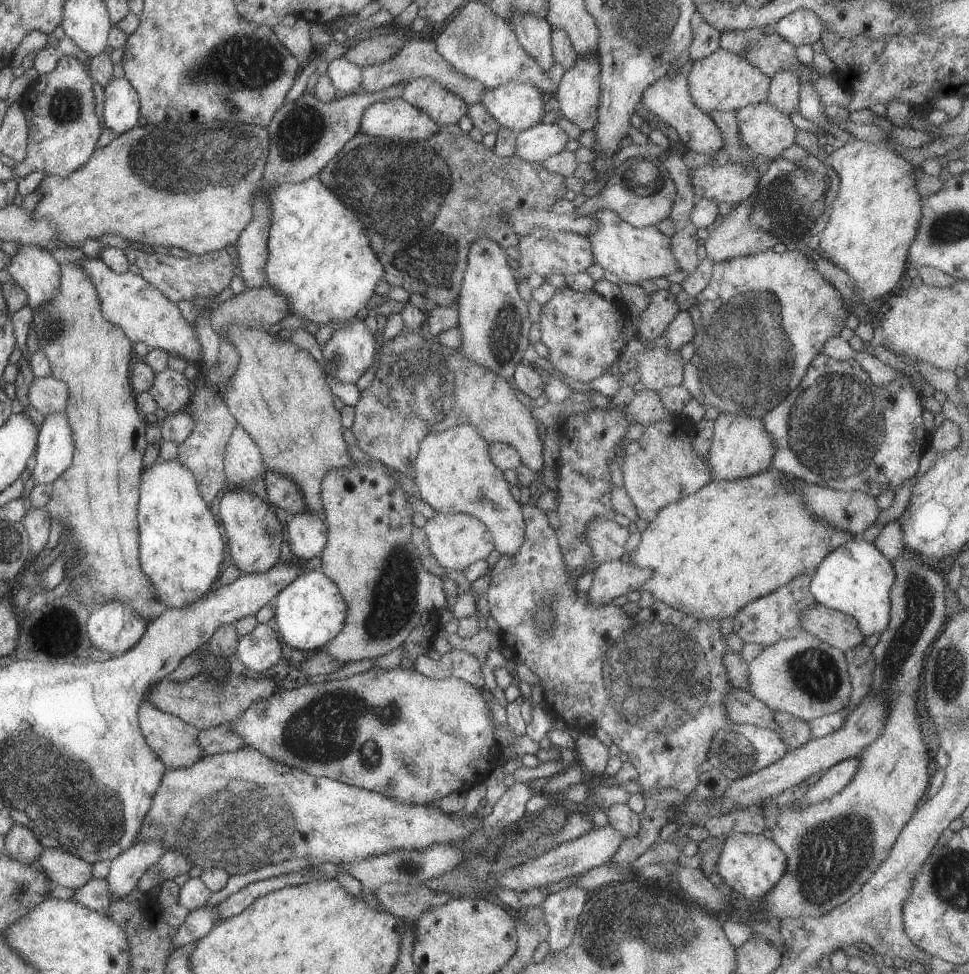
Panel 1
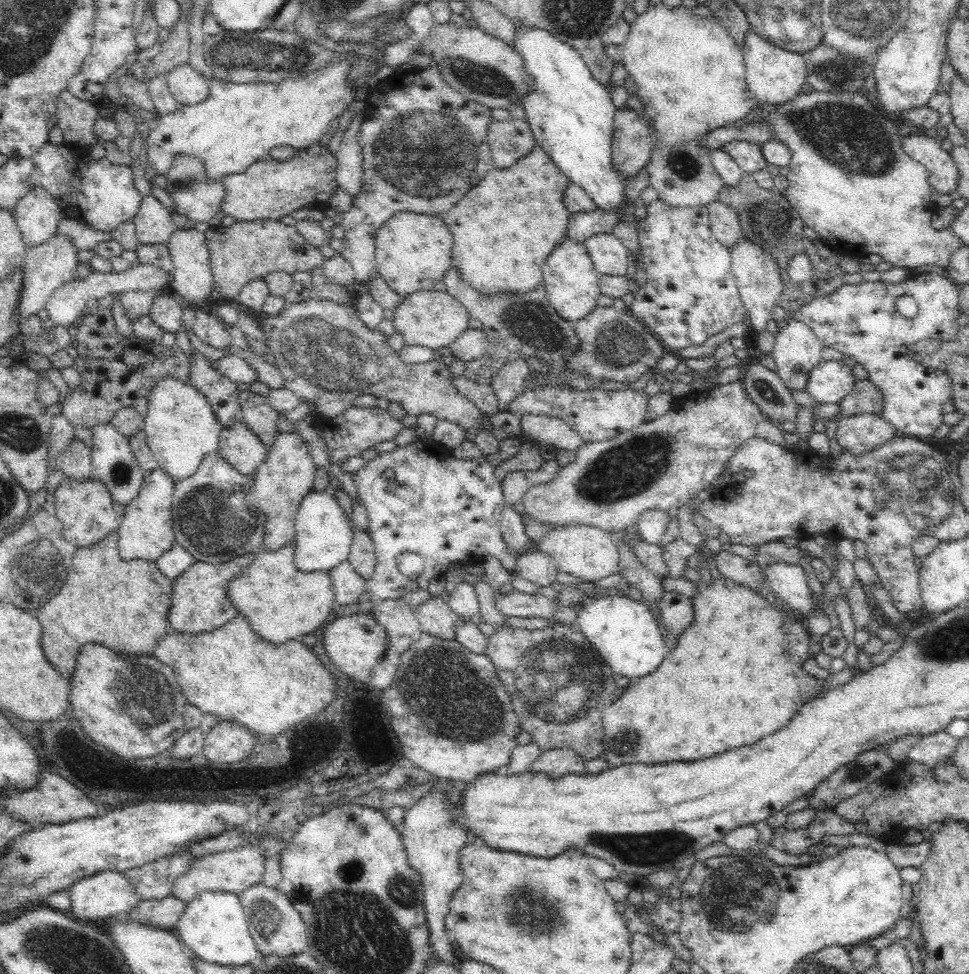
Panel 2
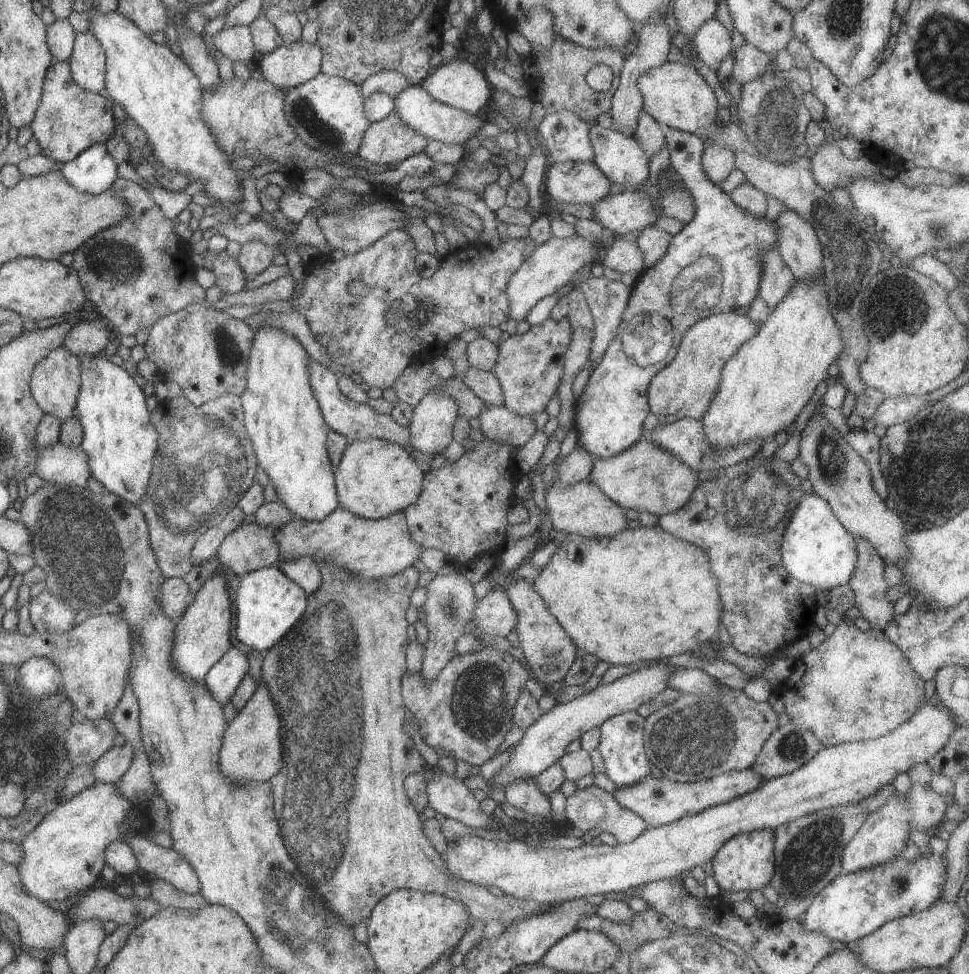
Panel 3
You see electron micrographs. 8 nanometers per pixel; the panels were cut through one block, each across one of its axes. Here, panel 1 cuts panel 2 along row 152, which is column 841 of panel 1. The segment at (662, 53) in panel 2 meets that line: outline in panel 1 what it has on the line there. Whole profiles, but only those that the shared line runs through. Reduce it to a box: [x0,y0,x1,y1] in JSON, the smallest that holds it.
[748,633,853,721]

